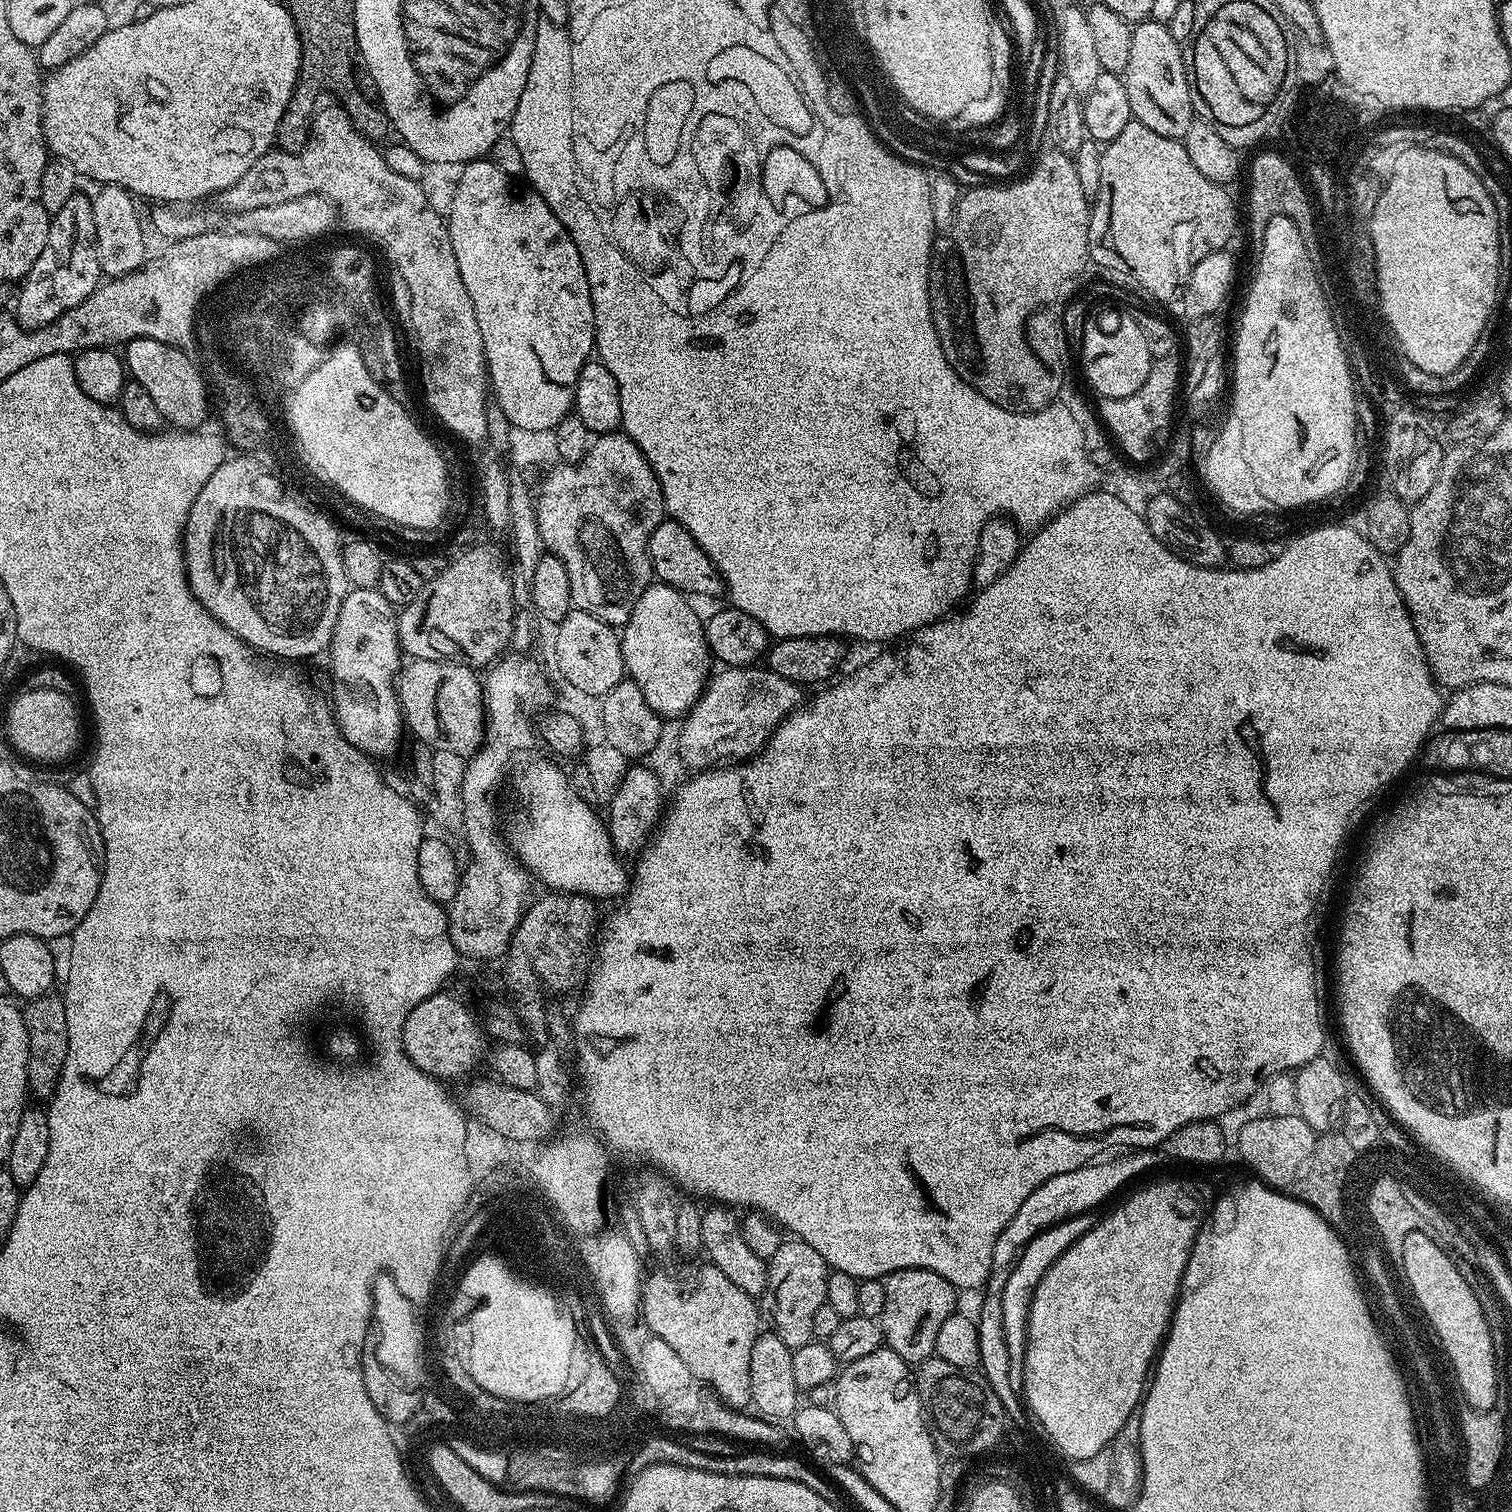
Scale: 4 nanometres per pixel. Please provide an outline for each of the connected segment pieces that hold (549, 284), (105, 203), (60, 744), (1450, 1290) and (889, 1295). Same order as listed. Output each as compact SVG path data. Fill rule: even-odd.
M481 158L479 160L471 161L463 165L463 167L459 169L459 172L460 178L458 177L455 181L455 191L452 193L452 203L447 205L446 219L450 234L450 246L454 246L454 258L458 258L458 270L462 270L462 282L466 282L466 294L470 294L470 302L474 302L474 314L478 314L478 330L482 330L484 362L488 370L491 395L494 397L494 400L497 400L497 402L500 403L500 408L504 411L504 416L509 420L509 425L511 425L512 428L521 428L522 430L546 430L547 432L551 432L560 422L562 422L564 416L569 415L569 413L573 411L578 374L582 370L584 363L593 355L596 346L596 327L594 326L594 306L592 305L592 299L590 298L590 282L586 278L586 270L582 266L582 258L578 254L578 246L574 246L574 242L570 238L566 226L562 226L562 222L558 222L558 218L554 218L554 210L550 210L550 206L546 206L546 202L542 197L539 196L531 186L525 186L523 183L517 182L513 177L507 176L502 170L498 170L498 166L494 166L491 159Z
M106 184L95 189L96 196L91 197L94 214L94 227L97 230L97 252L100 255L100 271L105 277L125 276L144 267L149 259L148 244L144 241L144 224L140 221L140 212L136 209L137 197L117 184Z
M34 688L24 690L20 697L13 700L4 720L4 732L11 747L19 755L21 752L25 761L53 766L75 750L80 740L80 716L72 698L67 692Z
M1410 1232L1399 1244L1402 1266L1406 1270L1406 1278L1410 1278L1410 1290L1416 1299L1415 1307L1432 1325L1432 1333L1439 1340L1440 1349L1446 1354L1450 1366L1454 1366L1460 1395L1464 1396L1466 1403L1475 1412L1492 1410L1498 1398L1496 1356L1477 1289L1468 1285L1467 1278L1447 1256L1448 1252L1435 1245L1425 1233Z
M907 1268L897 1272L889 1272L884 1280L886 1302L882 1306L882 1314L878 1317L880 1328L884 1331L884 1344L893 1348L909 1365L919 1365L936 1351L938 1330L942 1330L942 1322L957 1311L957 1289L952 1287L942 1274L934 1274L934 1270Z

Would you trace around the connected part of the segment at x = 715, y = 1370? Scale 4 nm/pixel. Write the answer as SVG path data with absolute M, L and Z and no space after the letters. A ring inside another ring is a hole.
M711 1262L701 1263L694 1272L692 1281L684 1276L673 1279L672 1276L648 1276L641 1289L641 1305L639 1315L651 1335L662 1338L662 1342L674 1346L675 1352L682 1357L682 1362L690 1366L690 1374L700 1381L706 1382L720 1396L729 1408L744 1410L751 1405L750 1394L750 1350L754 1350L756 1337L761 1335L762 1313L757 1301L746 1290L738 1290L722 1270L718 1270Z

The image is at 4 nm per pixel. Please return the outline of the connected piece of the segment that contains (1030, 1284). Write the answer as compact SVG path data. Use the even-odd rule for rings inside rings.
M1084 1213L1077 1216L1080 1220L1088 1220L1088 1224L1080 1224L1076 1228L1076 1216L1064 1220L1060 1224L1049 1225L1022 1248L1010 1268L1010 1277L1006 1280L1006 1287L1002 1294L1002 1326L1005 1327L1006 1344L1027 1344L1028 1320L1032 1310L1033 1295L1040 1285L1046 1270L1056 1261L1065 1249L1073 1244L1084 1233L1095 1226L1099 1217L1095 1213Z

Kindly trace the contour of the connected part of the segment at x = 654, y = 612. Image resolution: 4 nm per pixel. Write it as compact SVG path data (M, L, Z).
M653 582L638 598L630 618L624 623L620 649L627 679L642 690L642 698L661 718L683 717L704 694L710 679L708 639L704 637L702 616L688 605L685 593L669 584Z

